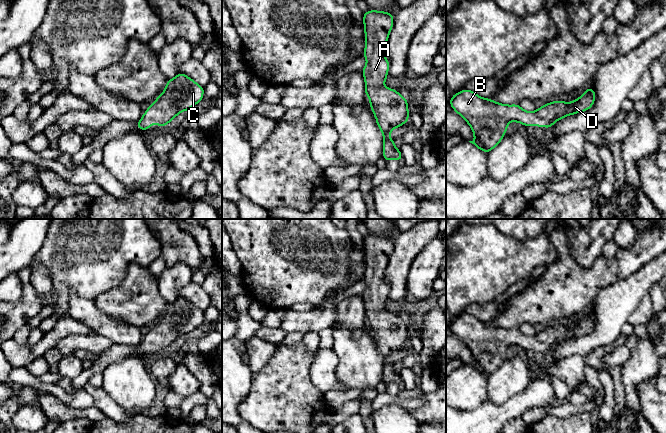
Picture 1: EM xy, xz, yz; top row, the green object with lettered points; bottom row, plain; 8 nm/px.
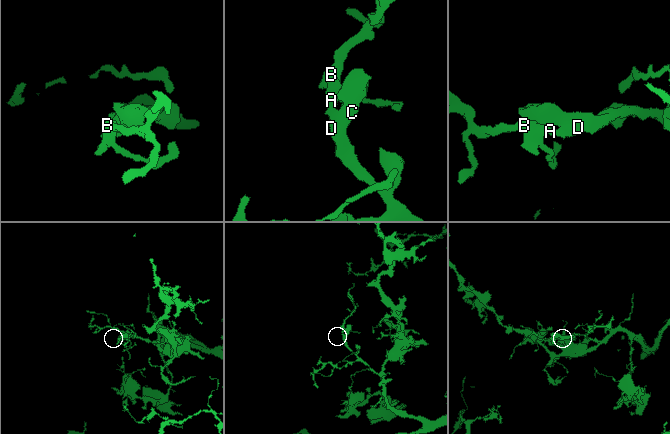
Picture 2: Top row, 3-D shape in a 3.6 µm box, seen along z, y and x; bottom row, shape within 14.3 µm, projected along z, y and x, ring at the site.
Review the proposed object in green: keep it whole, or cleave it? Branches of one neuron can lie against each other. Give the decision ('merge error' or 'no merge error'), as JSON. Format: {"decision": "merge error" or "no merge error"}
{"decision": "no merge error"}

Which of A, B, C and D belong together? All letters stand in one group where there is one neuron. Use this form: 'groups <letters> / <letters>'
groups A B C D

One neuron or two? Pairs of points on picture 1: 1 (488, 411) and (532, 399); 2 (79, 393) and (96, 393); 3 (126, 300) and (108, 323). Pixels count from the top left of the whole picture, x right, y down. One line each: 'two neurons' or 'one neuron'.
1: one neuron
2: two neurons
3: two neurons

